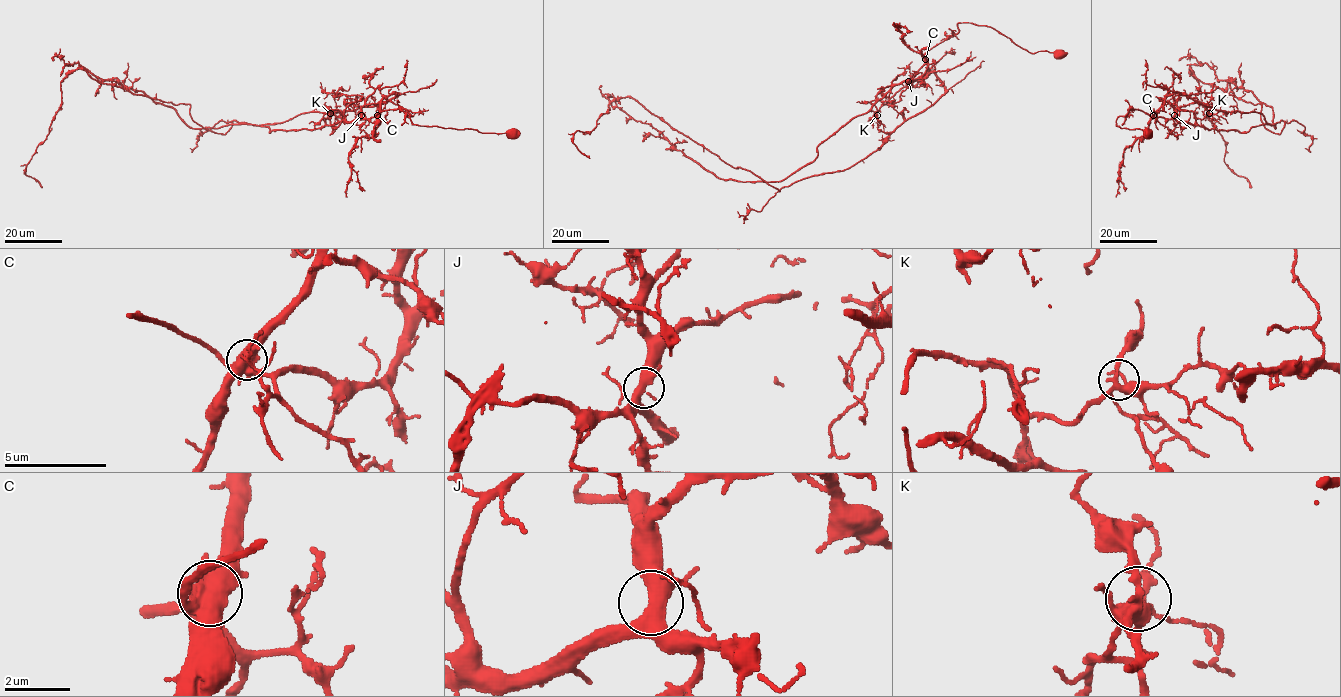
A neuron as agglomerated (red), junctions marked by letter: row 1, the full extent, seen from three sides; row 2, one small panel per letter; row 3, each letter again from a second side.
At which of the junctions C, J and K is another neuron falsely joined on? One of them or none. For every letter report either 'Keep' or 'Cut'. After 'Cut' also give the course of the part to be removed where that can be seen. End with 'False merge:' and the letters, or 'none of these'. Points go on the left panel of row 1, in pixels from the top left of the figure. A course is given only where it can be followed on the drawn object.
C: Cut. Course of the part to remove: (377, 115), (397, 95), (215, 133), (188, 104), (75, 69), (27, 166), (42, 187)
J: Keep
K: Keep
False merge: C

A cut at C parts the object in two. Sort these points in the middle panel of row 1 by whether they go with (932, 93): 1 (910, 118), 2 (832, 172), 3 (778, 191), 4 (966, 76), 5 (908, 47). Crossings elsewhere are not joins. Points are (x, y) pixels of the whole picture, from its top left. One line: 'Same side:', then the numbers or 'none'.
Same side: none

